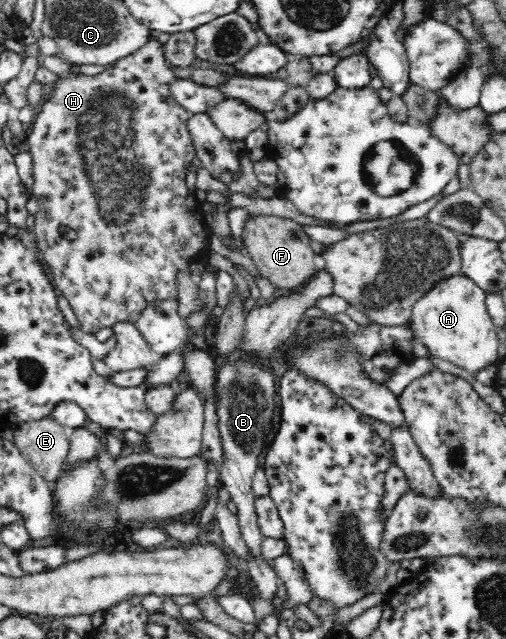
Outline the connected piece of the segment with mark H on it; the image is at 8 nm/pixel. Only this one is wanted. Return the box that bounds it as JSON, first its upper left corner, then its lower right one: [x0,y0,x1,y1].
[27,38,212,334]

